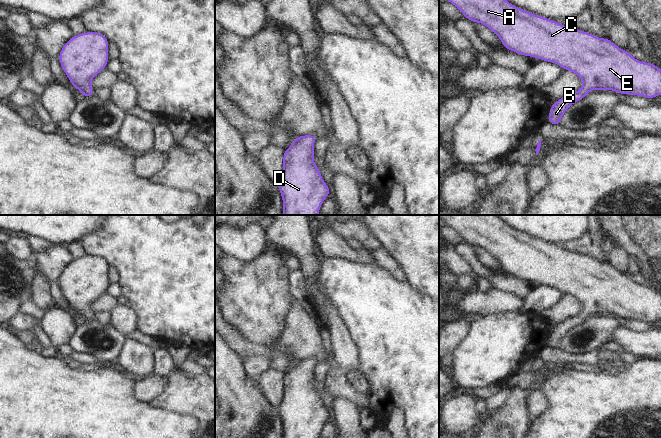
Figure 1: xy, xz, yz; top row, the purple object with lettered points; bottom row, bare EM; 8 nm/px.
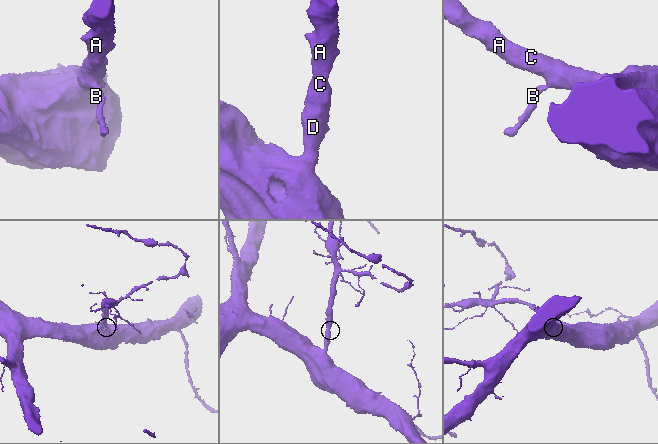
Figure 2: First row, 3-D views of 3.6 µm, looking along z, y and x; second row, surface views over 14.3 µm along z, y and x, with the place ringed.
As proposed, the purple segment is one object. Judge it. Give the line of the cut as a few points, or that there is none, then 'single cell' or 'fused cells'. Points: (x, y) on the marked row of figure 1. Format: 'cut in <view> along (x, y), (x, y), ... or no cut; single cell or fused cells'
no cut; single cell

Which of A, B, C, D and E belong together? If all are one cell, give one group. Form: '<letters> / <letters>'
A B C D E

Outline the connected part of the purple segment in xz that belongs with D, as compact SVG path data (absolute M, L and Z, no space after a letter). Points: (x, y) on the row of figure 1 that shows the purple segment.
M301 135L283 152L283 170L277 186L283 200L283 215L318 215L323 201L331 194L322 180L320 169L314 164L316 135Z

